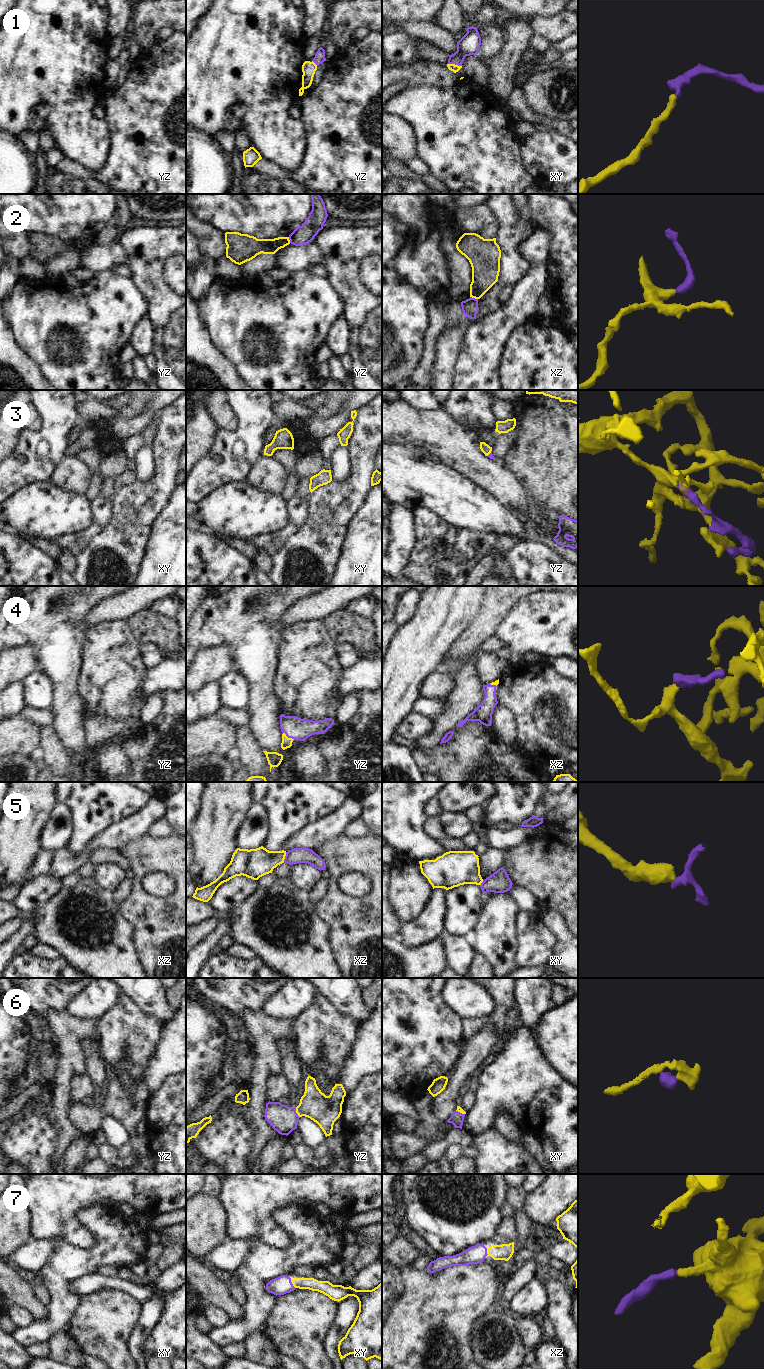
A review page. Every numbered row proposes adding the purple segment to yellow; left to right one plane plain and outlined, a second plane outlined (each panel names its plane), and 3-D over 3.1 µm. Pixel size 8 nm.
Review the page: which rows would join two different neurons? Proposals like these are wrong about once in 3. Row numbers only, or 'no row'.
2, 5

